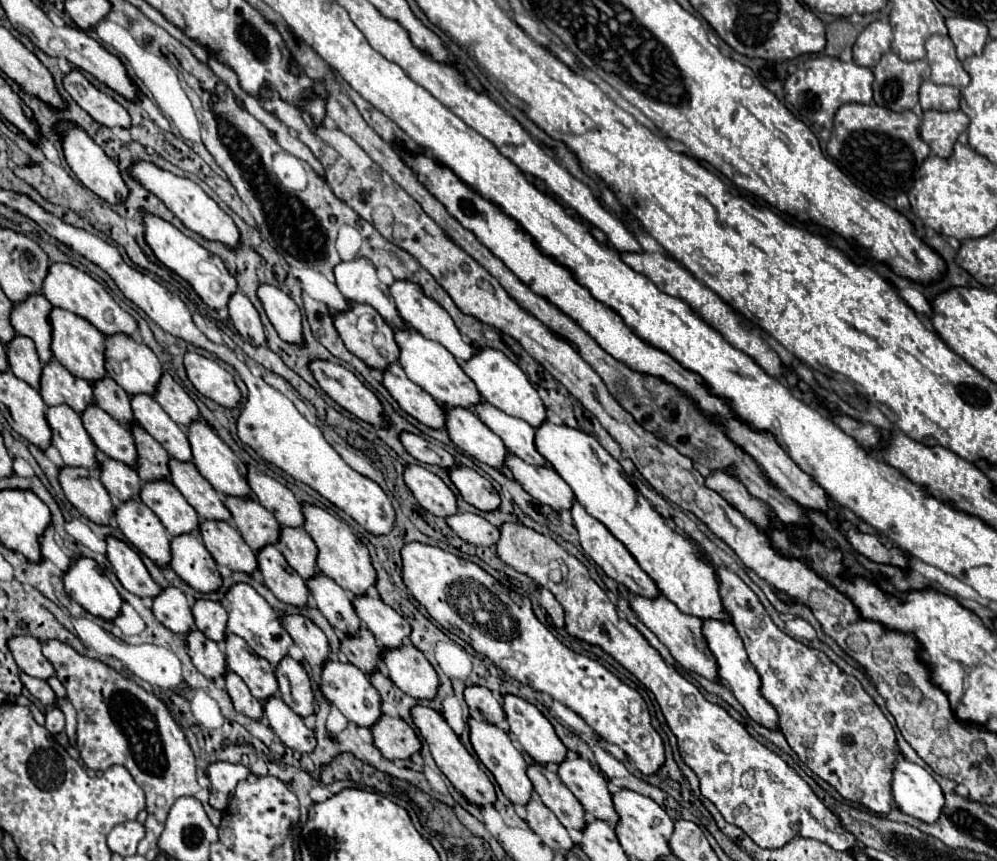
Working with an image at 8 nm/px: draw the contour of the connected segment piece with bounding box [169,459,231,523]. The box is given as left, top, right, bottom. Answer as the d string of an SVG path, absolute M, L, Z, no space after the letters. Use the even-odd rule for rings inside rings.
M177 459L169 461L171 483L181 491L187 503L197 511L201 519L207 521L231 521L231 513L223 503L223 497L211 487L211 483L197 471L193 463L181 463Z

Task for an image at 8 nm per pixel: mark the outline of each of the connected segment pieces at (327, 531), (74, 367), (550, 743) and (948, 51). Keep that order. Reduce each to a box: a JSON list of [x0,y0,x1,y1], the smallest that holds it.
[[303,505,377,595],[49,309,107,383],[503,695,567,765],[925,35,969,87]]

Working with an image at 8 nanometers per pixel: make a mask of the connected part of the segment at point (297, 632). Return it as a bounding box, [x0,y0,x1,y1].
[281,615,329,667]

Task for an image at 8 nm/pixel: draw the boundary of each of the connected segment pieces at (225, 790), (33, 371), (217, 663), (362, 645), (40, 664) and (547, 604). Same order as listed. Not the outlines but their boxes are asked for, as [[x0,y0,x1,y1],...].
[[207,761,249,811],[9,335,43,389],[187,629,227,679],[341,627,383,675],[9,637,55,679],[541,589,563,627]]

